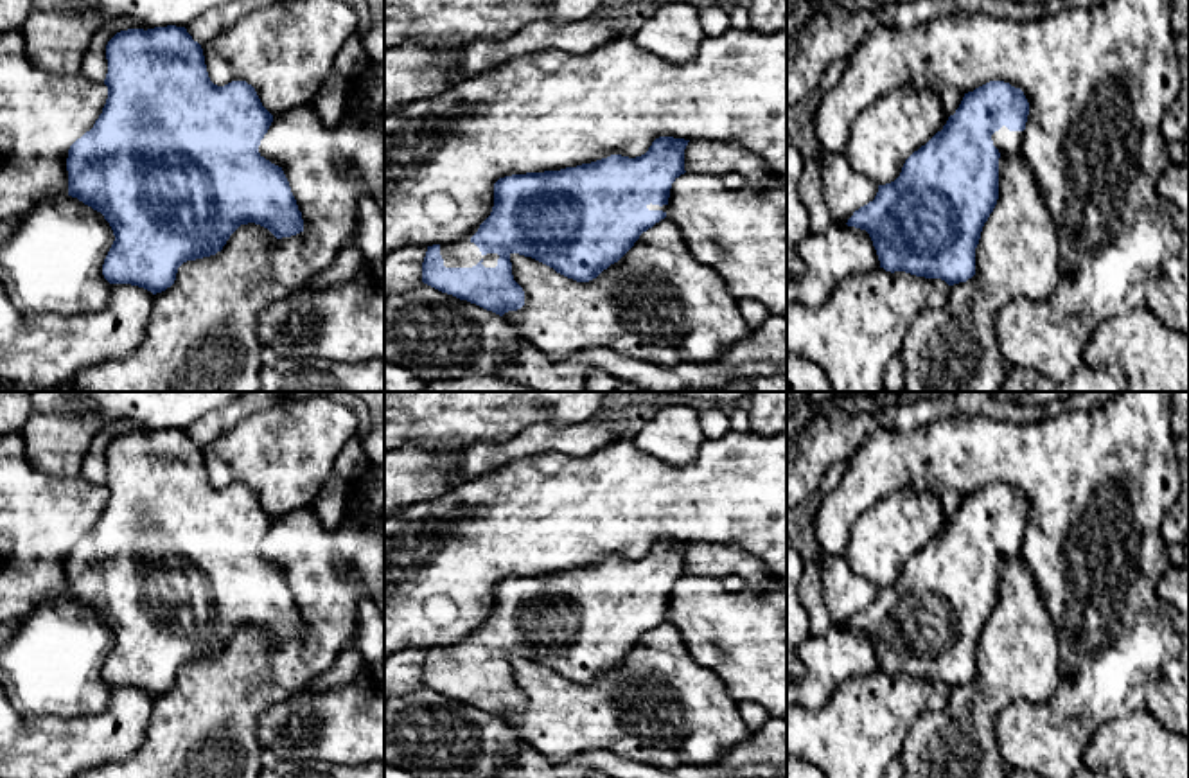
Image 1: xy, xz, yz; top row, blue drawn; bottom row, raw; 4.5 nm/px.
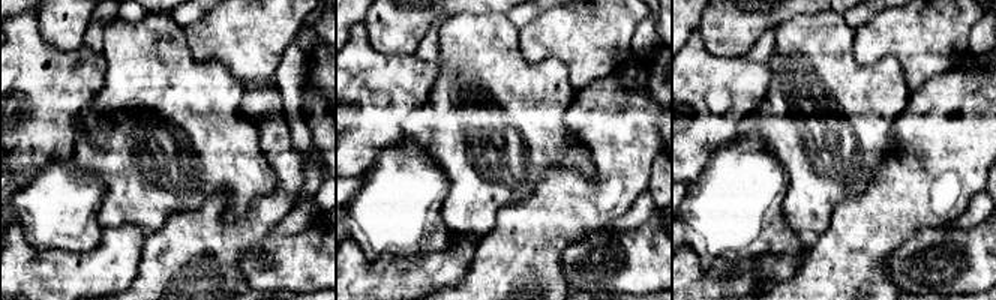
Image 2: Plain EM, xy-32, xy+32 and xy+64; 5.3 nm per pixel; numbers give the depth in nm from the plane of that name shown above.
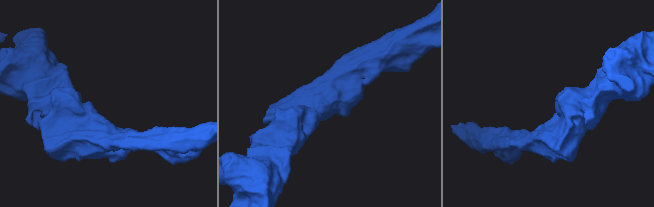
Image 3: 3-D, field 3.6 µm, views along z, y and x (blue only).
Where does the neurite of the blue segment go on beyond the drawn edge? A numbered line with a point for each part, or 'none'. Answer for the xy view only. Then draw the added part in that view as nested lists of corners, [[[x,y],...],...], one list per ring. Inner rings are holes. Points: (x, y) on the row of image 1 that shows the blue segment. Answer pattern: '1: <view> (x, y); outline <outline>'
none

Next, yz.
1: yz (1008, 142); outline [[[1002,126],[991,135],[993,146],[999,149],[1000,156],[1020,156],[1024,131],[1009,131]]]

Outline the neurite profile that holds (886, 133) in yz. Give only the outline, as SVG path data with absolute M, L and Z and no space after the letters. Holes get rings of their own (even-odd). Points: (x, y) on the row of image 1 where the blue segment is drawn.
M911 83L876 99L851 126L842 155L853 169L876 185L894 181L905 160L925 146L947 124L943 102L932 86L914 88Z

